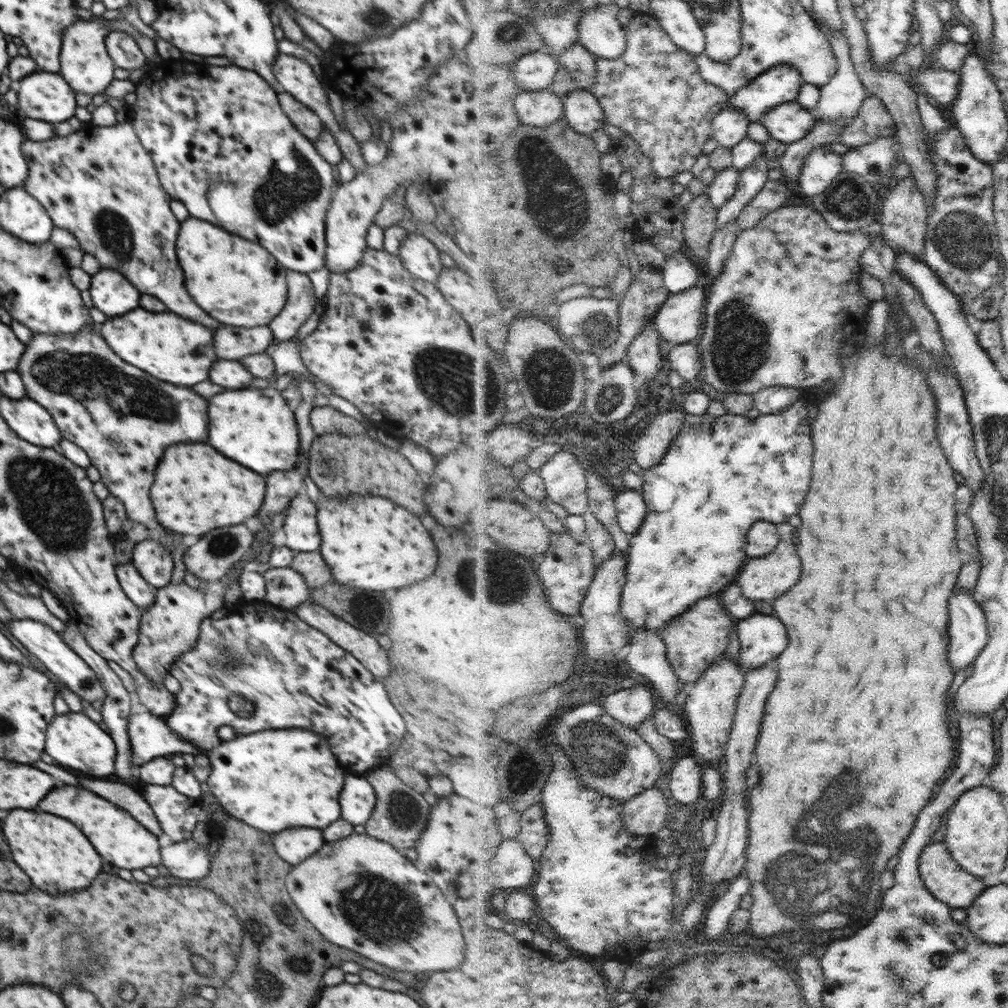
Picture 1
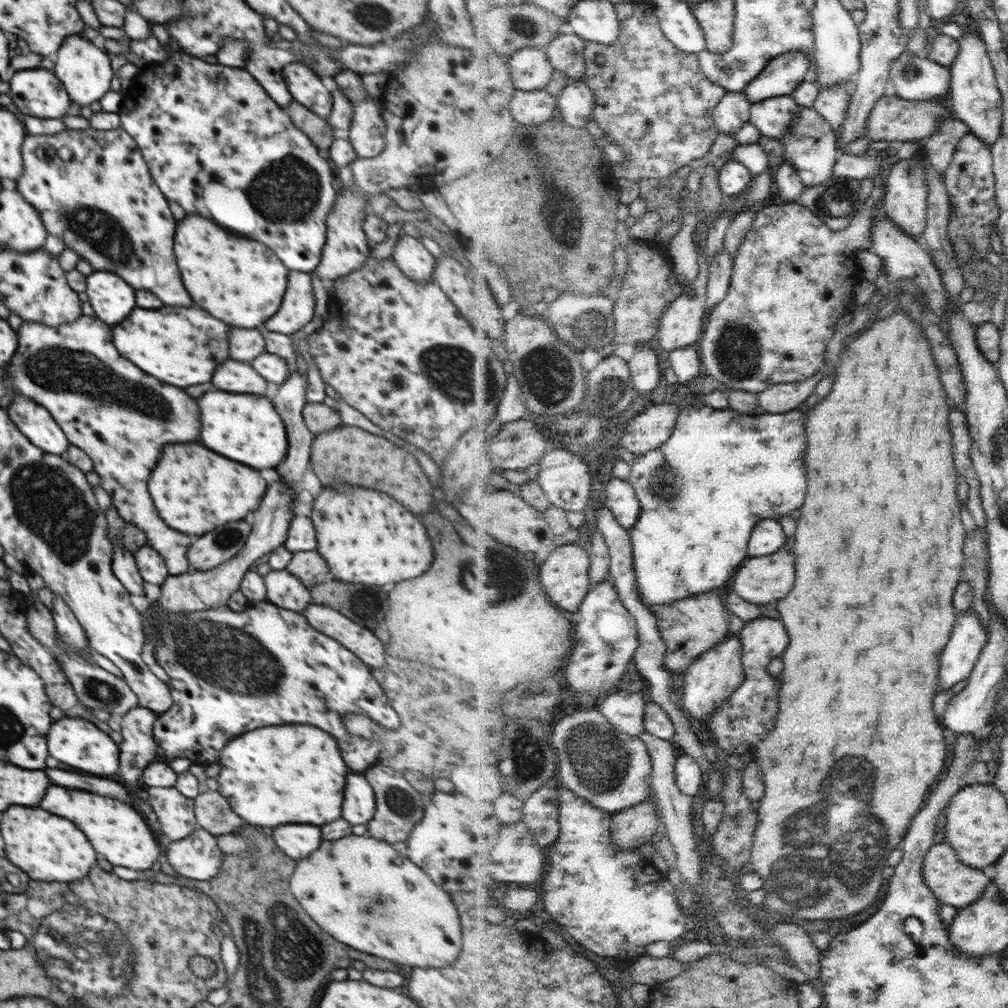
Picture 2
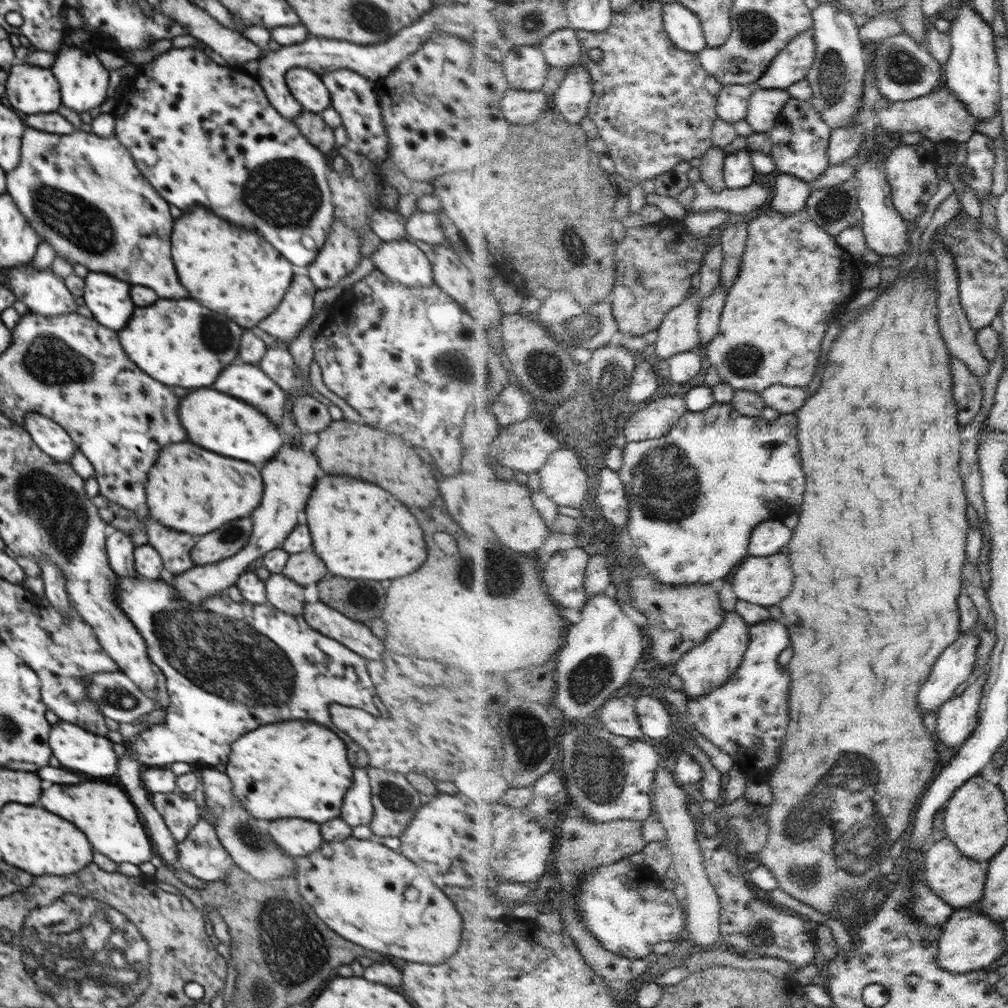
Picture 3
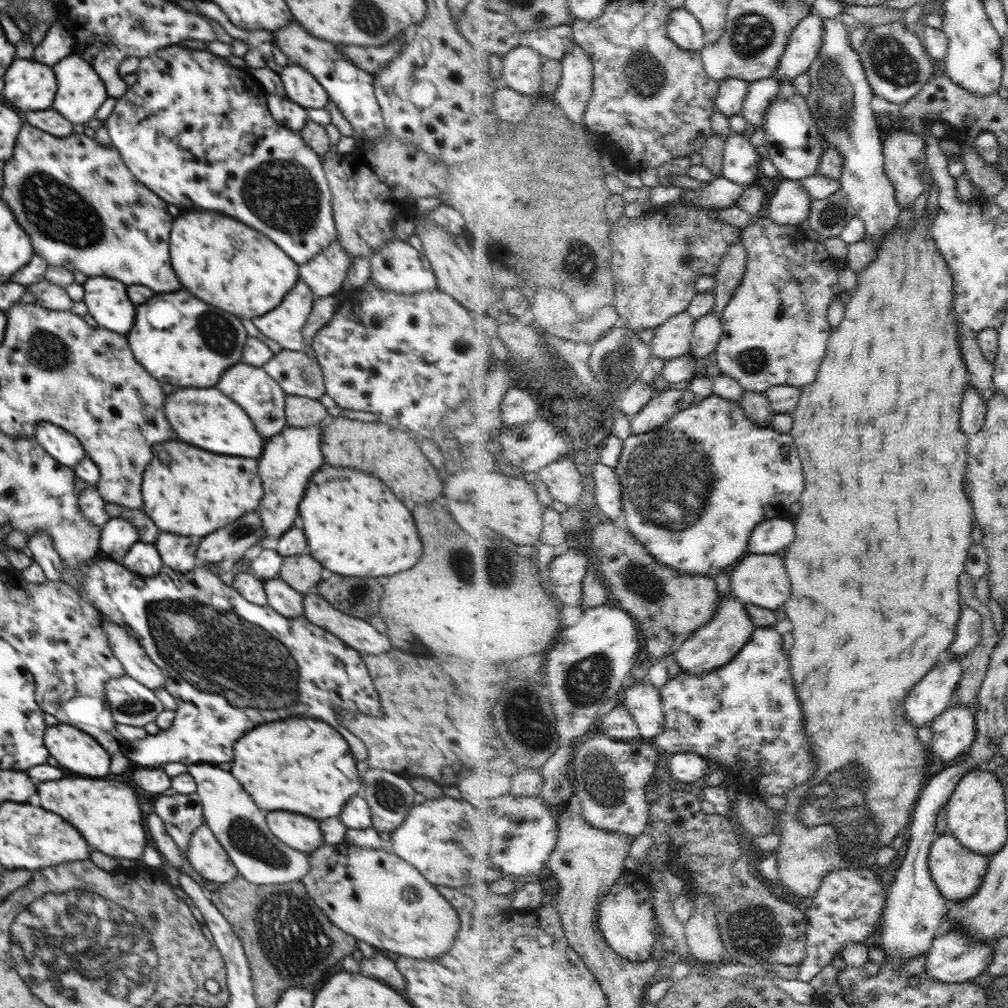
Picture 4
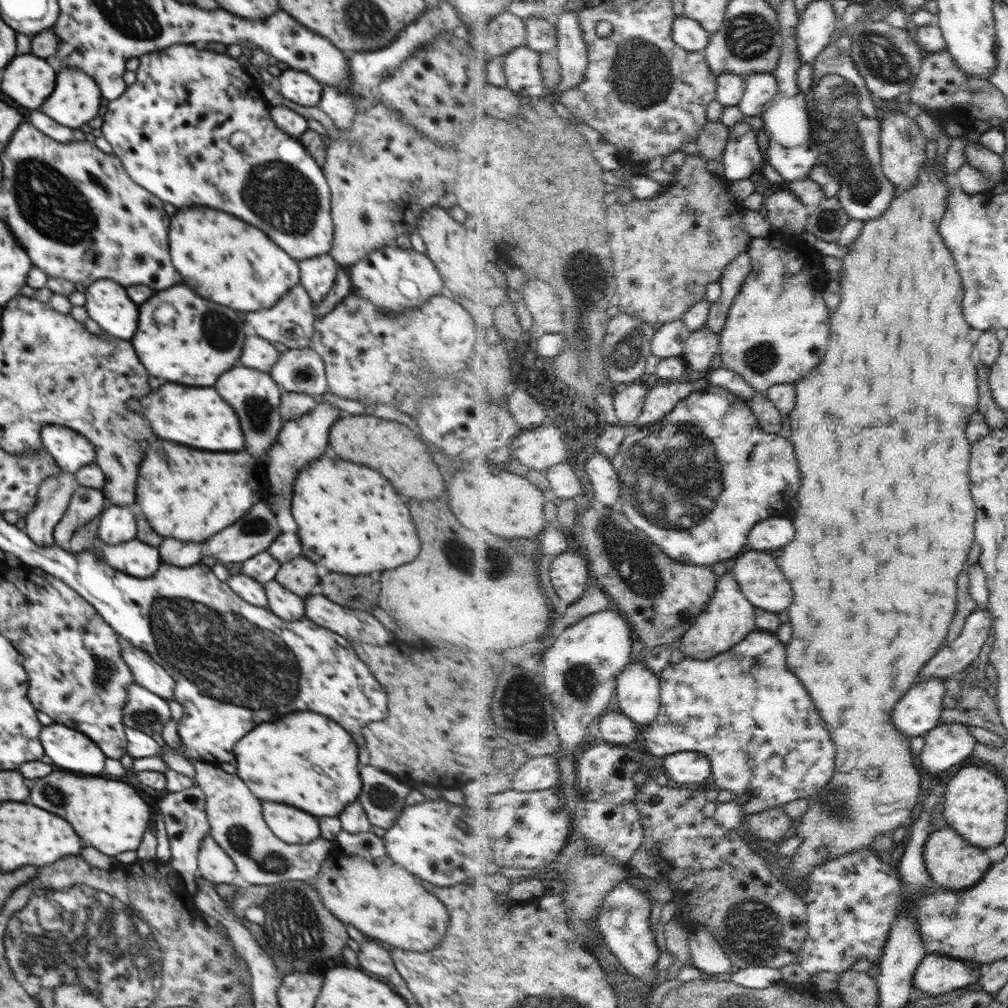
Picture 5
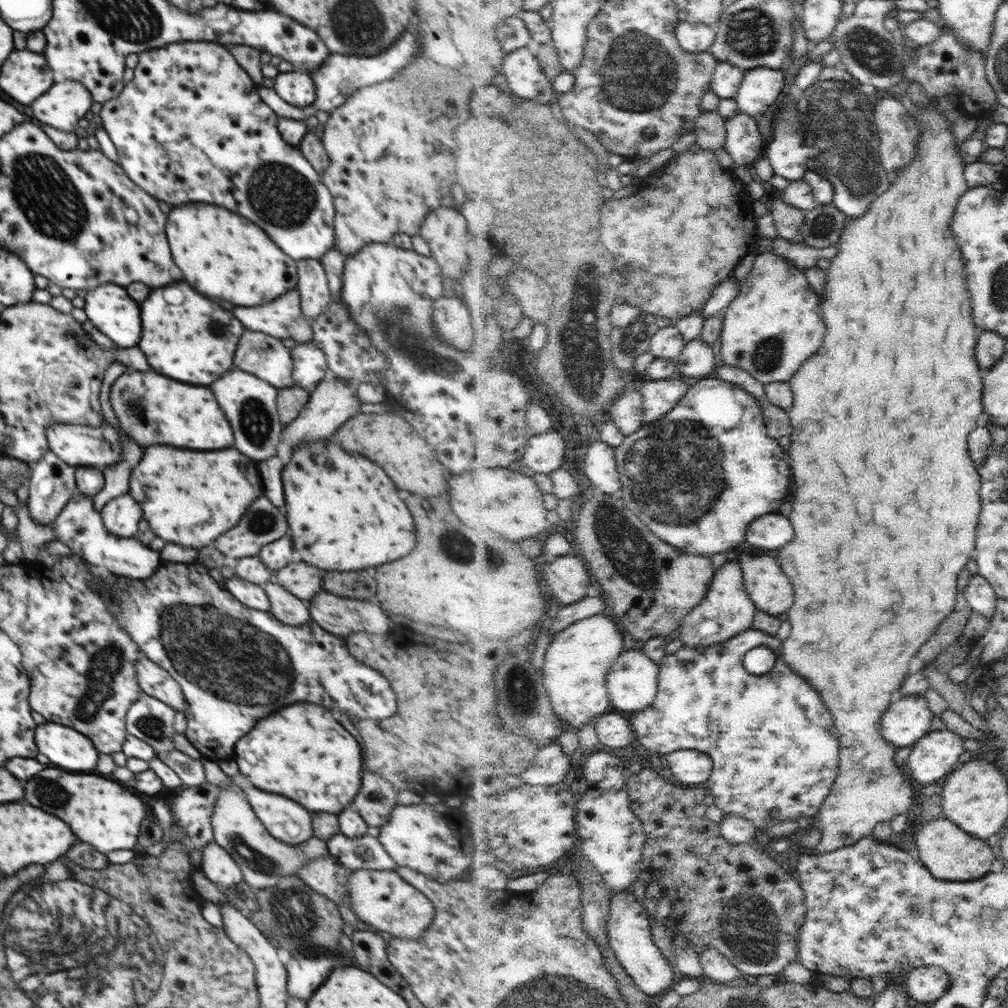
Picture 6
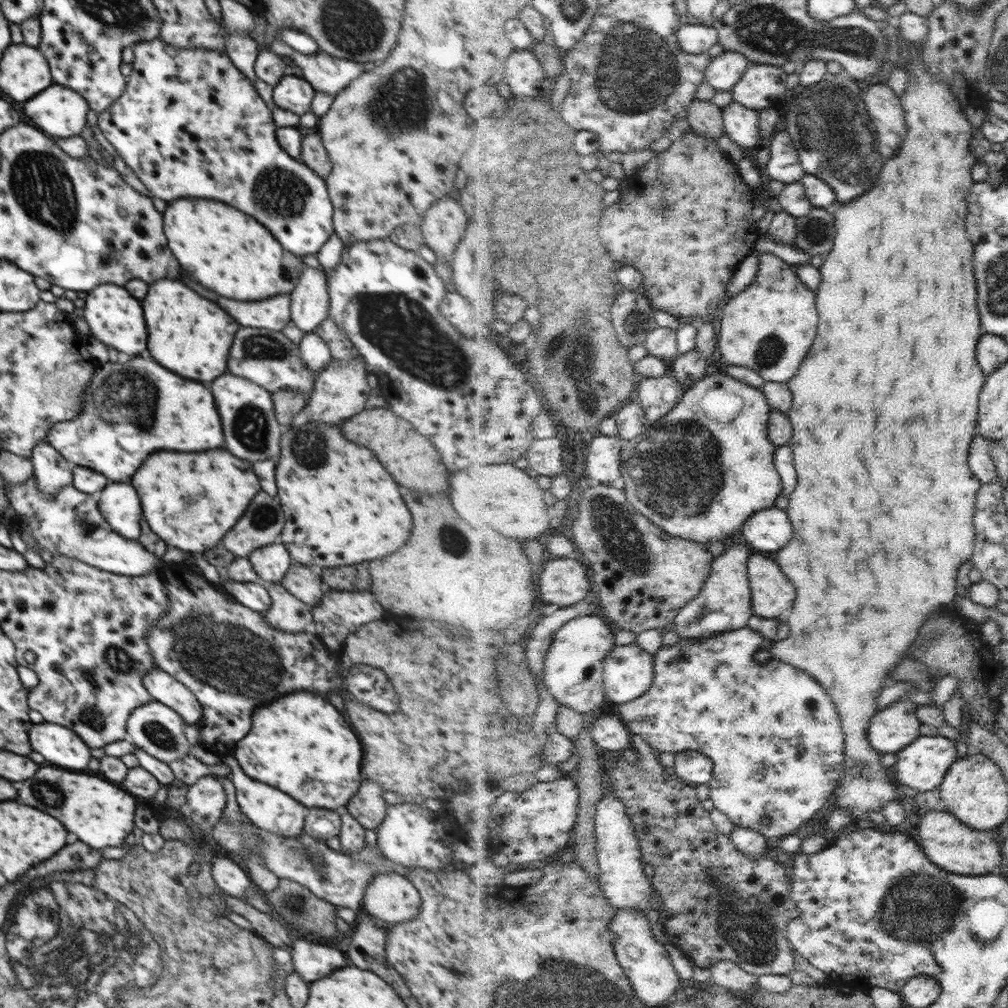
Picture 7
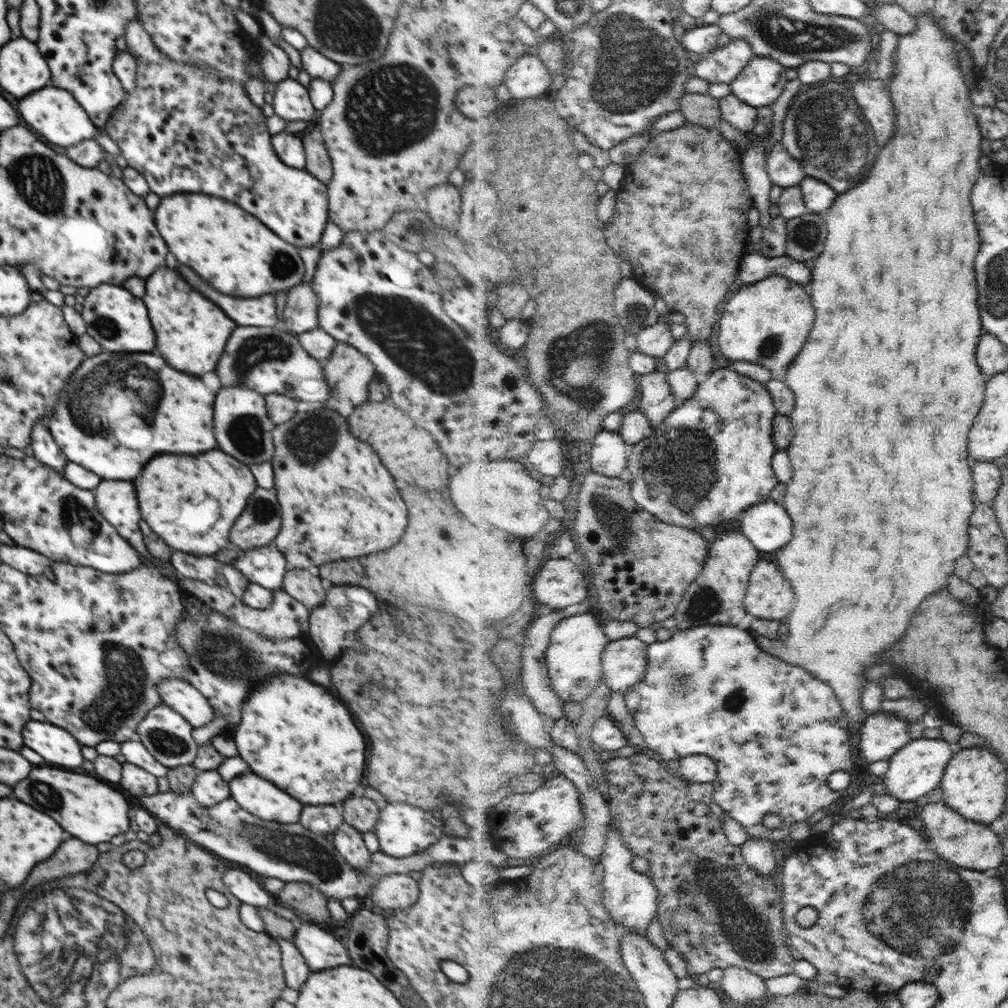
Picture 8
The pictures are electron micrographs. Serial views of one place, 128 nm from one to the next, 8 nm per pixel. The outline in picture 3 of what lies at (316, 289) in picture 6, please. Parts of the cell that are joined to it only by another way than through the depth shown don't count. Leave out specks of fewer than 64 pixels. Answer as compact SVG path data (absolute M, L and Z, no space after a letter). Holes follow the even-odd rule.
M336 218L317 257L303 271L318 289L337 290L340 280L354 272L363 258L361 240L352 227Z

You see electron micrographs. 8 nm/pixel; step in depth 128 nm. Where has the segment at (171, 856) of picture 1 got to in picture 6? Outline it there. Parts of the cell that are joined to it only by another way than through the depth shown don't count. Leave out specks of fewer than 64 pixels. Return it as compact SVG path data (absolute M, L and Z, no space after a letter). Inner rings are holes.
M214 841L206 843L203 847L202 860L198 869L220 888L243 881L240 867L230 854Z

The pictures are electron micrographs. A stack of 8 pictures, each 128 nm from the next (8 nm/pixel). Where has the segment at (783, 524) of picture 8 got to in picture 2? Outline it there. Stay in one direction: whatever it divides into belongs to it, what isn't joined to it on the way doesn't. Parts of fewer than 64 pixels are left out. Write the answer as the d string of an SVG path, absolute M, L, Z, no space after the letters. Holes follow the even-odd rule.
M764 520L762 524L758 524L751 542L750 556L766 556L778 552L788 542L788 536L778 520Z

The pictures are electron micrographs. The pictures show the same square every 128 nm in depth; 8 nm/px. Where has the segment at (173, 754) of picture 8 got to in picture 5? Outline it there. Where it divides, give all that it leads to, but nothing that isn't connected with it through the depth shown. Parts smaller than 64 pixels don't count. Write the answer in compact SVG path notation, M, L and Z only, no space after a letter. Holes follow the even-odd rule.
M135 683L126 688L126 694L127 699L122 707L125 726L150 736L152 732L160 733L164 723L171 717L168 701Z

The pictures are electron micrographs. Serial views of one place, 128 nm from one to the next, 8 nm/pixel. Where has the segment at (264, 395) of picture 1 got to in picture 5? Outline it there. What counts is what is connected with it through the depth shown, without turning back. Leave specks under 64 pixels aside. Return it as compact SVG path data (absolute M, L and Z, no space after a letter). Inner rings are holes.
M162 384L160 390L145 394L143 398L127 400L130 412L147 420L153 434L164 440L186 444L192 448L212 452L244 450L244 434L230 404L226 404L214 388L190 388L180 384Z

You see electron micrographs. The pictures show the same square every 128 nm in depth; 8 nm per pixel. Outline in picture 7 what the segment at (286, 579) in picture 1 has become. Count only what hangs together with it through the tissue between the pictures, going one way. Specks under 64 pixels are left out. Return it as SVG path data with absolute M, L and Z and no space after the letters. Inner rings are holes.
M266 583L264 587L271 596L271 605L262 616L270 628L290 634L311 629L312 605L292 596L280 583Z

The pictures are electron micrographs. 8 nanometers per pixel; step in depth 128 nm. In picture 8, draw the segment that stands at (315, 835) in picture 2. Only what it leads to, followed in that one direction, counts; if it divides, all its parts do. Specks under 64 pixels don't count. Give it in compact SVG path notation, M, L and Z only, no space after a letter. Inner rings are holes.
M249 770L229 782L231 797L250 814L282 824L299 822L302 804Z

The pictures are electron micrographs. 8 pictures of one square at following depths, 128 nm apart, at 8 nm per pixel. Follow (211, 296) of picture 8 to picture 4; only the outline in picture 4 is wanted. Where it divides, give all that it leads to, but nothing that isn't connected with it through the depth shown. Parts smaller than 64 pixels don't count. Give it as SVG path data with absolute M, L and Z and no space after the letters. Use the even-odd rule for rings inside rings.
M299 280L282 299L278 308L252 319L256 328L283 349L304 351L310 359L317 361L316 352L305 343L302 329L309 319L312 302L316 295L303 280Z

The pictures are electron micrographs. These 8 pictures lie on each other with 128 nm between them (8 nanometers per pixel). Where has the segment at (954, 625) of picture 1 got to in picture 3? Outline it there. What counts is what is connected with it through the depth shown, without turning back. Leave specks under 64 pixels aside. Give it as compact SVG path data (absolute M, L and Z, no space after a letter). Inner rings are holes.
M973 631L962 632L961 638L942 652L942 660L934 664L930 680L922 686L922 692L918 692L918 704L922 704L922 710L938 710L955 697L954 690L959 685L973 677L978 645L980 640Z

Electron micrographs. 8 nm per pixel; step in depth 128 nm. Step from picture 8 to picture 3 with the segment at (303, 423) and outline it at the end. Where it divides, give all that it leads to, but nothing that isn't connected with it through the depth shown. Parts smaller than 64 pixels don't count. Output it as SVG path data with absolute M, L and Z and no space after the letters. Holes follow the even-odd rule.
M326 476L318 480L309 496L308 528L316 554L336 576L352 580L392 580L416 572L426 560L426 544L422 530L410 510L390 492L376 484Z

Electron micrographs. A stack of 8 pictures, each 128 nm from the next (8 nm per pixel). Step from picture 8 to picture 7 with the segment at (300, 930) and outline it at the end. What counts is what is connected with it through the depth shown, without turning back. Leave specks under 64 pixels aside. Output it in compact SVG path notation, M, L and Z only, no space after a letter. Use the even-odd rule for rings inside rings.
M294 935L289 946L293 970L302 976L306 984L314 982L316 978L328 976L332 970L346 966L346 958L342 952L334 950L324 941L314 942L305 939L303 935Z

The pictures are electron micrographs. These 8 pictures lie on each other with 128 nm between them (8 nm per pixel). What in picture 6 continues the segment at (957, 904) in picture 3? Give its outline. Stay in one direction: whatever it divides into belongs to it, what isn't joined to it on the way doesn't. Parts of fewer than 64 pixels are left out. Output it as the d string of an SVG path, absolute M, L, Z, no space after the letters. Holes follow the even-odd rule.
M950 819L930 820L920 832L916 848L920 861L938 880L974 880L990 872L992 862L997 858L985 840L972 836Z

